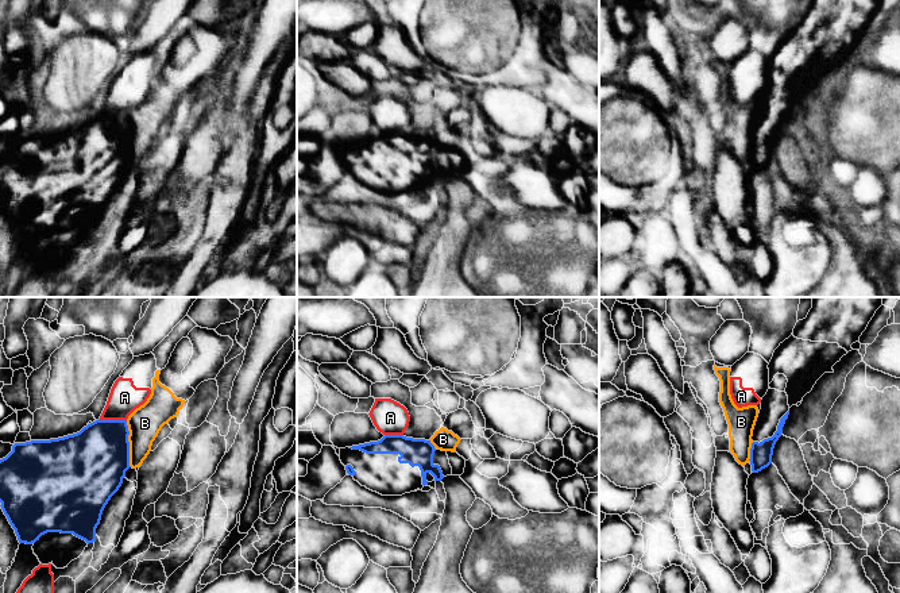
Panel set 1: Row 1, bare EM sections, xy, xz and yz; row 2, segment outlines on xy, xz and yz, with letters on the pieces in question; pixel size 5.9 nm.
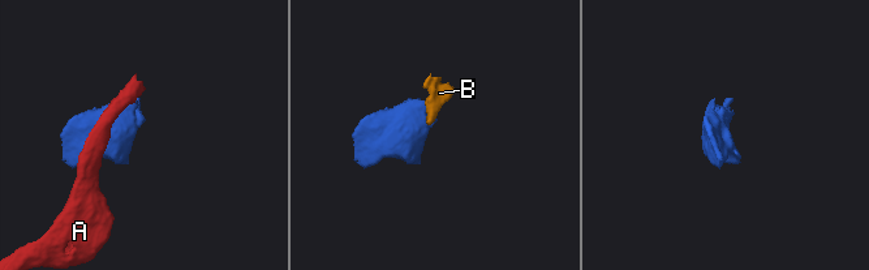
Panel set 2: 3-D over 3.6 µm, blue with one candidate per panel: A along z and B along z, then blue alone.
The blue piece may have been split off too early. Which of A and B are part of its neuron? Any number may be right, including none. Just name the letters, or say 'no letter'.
no letter

